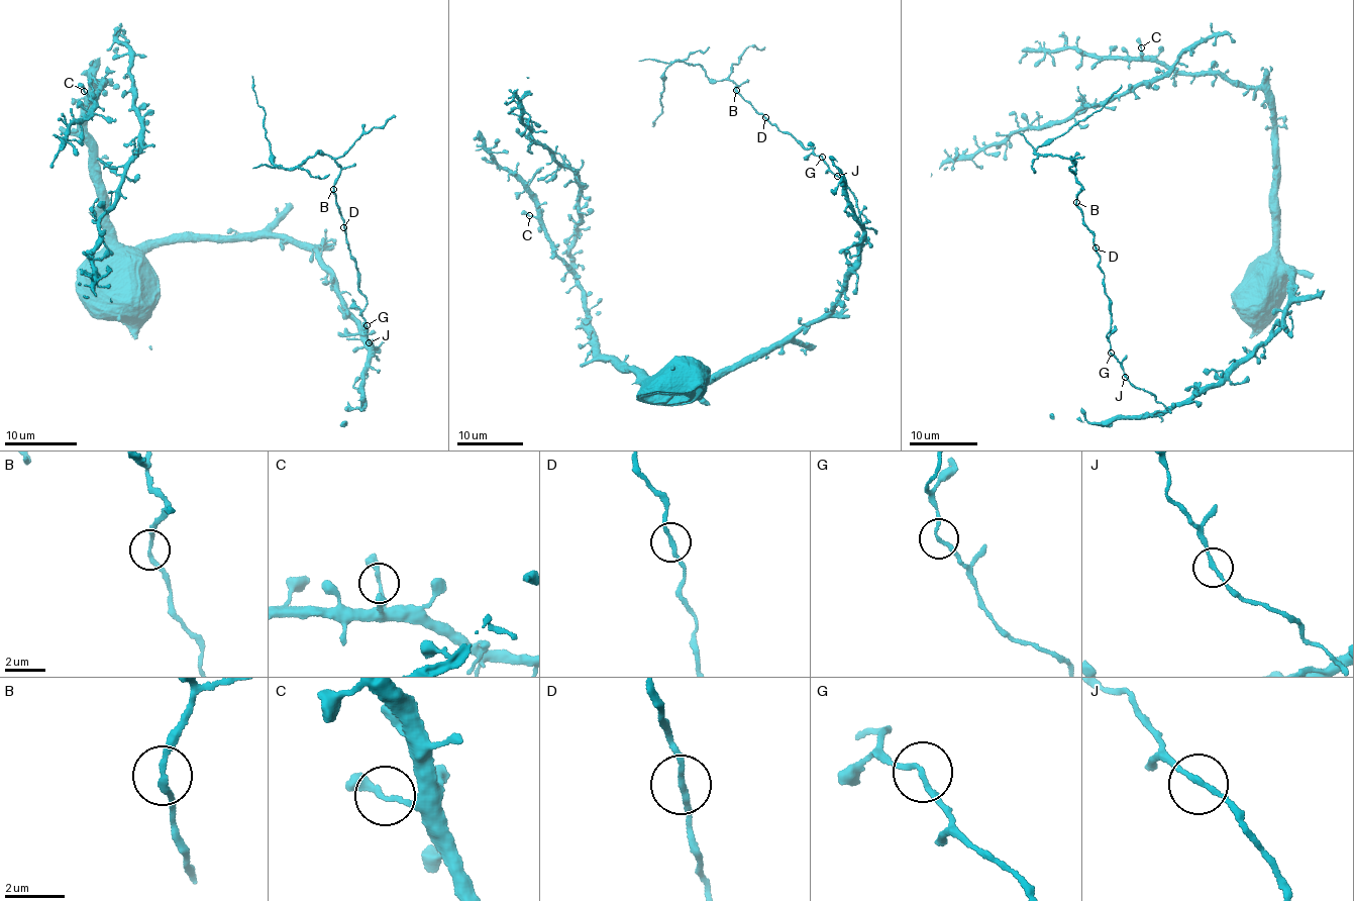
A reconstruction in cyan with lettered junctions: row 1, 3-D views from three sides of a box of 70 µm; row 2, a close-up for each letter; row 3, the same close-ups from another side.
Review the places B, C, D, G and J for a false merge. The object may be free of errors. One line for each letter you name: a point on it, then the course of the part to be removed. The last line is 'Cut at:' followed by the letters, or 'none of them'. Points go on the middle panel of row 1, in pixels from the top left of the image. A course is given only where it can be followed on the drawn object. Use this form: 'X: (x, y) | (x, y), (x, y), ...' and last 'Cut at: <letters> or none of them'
B: (736, 90) | (736, 90), (737, 85), (731, 81), (709, 78), (700, 66), (672, 63), (663, 72), (660, 115), (651, 125)
Cut at: B

